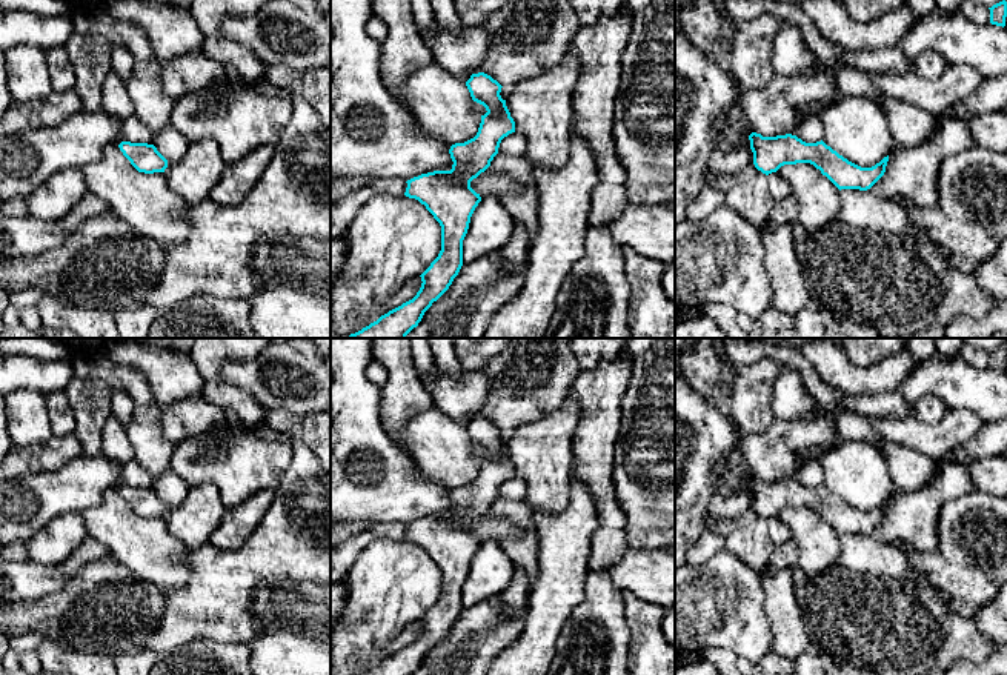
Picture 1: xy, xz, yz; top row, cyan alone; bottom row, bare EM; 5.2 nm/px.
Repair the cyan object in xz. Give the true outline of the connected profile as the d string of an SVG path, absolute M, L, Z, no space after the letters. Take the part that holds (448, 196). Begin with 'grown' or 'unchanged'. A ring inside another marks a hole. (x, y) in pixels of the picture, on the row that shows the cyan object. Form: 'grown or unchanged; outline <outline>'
unchanged; outline M478 72L470 75L466 86L472 100L487 111L481 115L477 135L450 146L450 171L434 171L406 181L404 195L424 204L440 223L441 251L420 275L423 283L412 300L346 338L406 338L432 303L449 289L463 266L463 240L481 201L470 181L490 166L501 140L515 132L515 121L500 95L503 86L497 80Z

